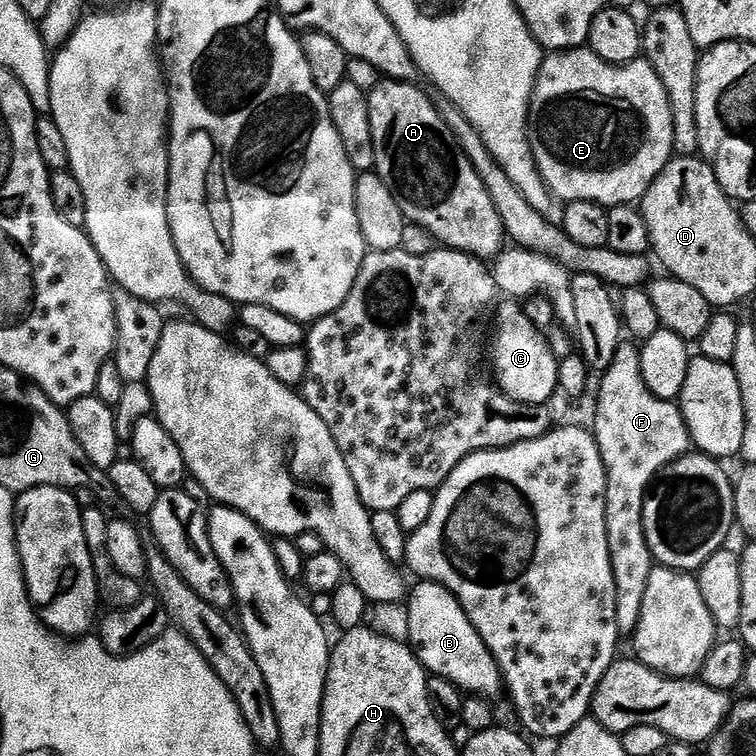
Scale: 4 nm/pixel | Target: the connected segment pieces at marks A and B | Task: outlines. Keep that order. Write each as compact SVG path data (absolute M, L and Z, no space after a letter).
M381 79L380 85L368 93L370 106L370 130L374 138L374 158L377 176L390 186L390 194L394 194L394 202L402 210L405 221L416 224L432 235L437 245L451 248L458 252L467 252L485 262L500 255L506 248L506 233L502 226L502 218L498 218L498 210L494 210L494 202L490 202L490 194L478 178L474 166L460 151L444 120L440 117L439 107L415 83L404 84L400 80Z
M416 582L407 593L406 607L409 616L407 643L425 672L450 681L464 694L488 694L491 688L501 687L502 677L490 650L482 642L478 630L474 630L453 592L441 584Z

